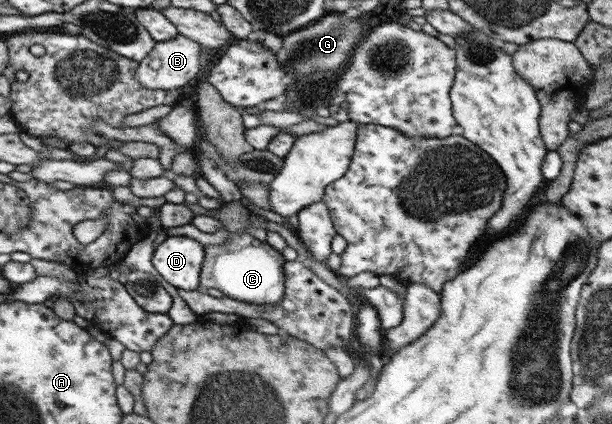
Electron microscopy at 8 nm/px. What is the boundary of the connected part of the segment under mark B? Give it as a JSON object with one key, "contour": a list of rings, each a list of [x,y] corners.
{"contour":[[[176,34],[170,40],[155,42],[152,50],[139,60],[133,78],[141,86],[150,90],[172,90],[186,86],[200,70],[200,50],[204,50],[196,42]]]}

